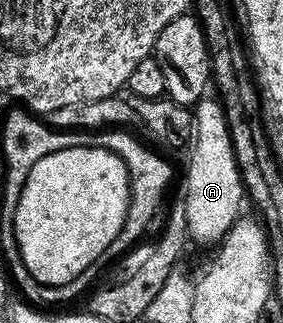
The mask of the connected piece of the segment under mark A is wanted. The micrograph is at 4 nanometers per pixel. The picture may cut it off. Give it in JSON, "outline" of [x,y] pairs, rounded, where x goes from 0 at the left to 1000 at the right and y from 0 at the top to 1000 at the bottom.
{"outline":[[[707,303],[682,331],[682,452],[661,505],[661,721],[703,752],[770,755],[830,681],[848,675],[845,638],[866,628],[859,567],[816,458],[802,356],[770,303]]]}

